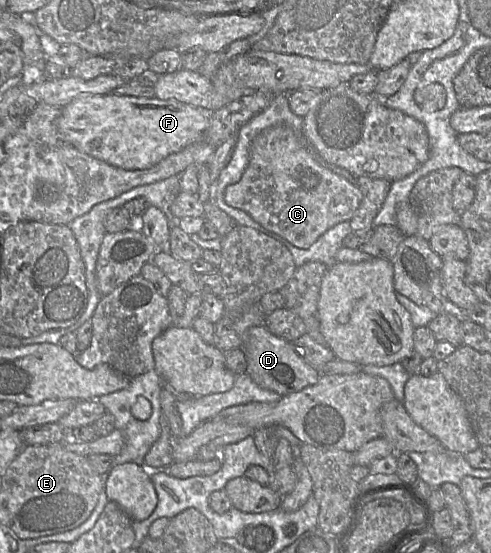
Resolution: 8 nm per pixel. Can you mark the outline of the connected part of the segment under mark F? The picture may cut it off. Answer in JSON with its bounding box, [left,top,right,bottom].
[57,95,210,170]

